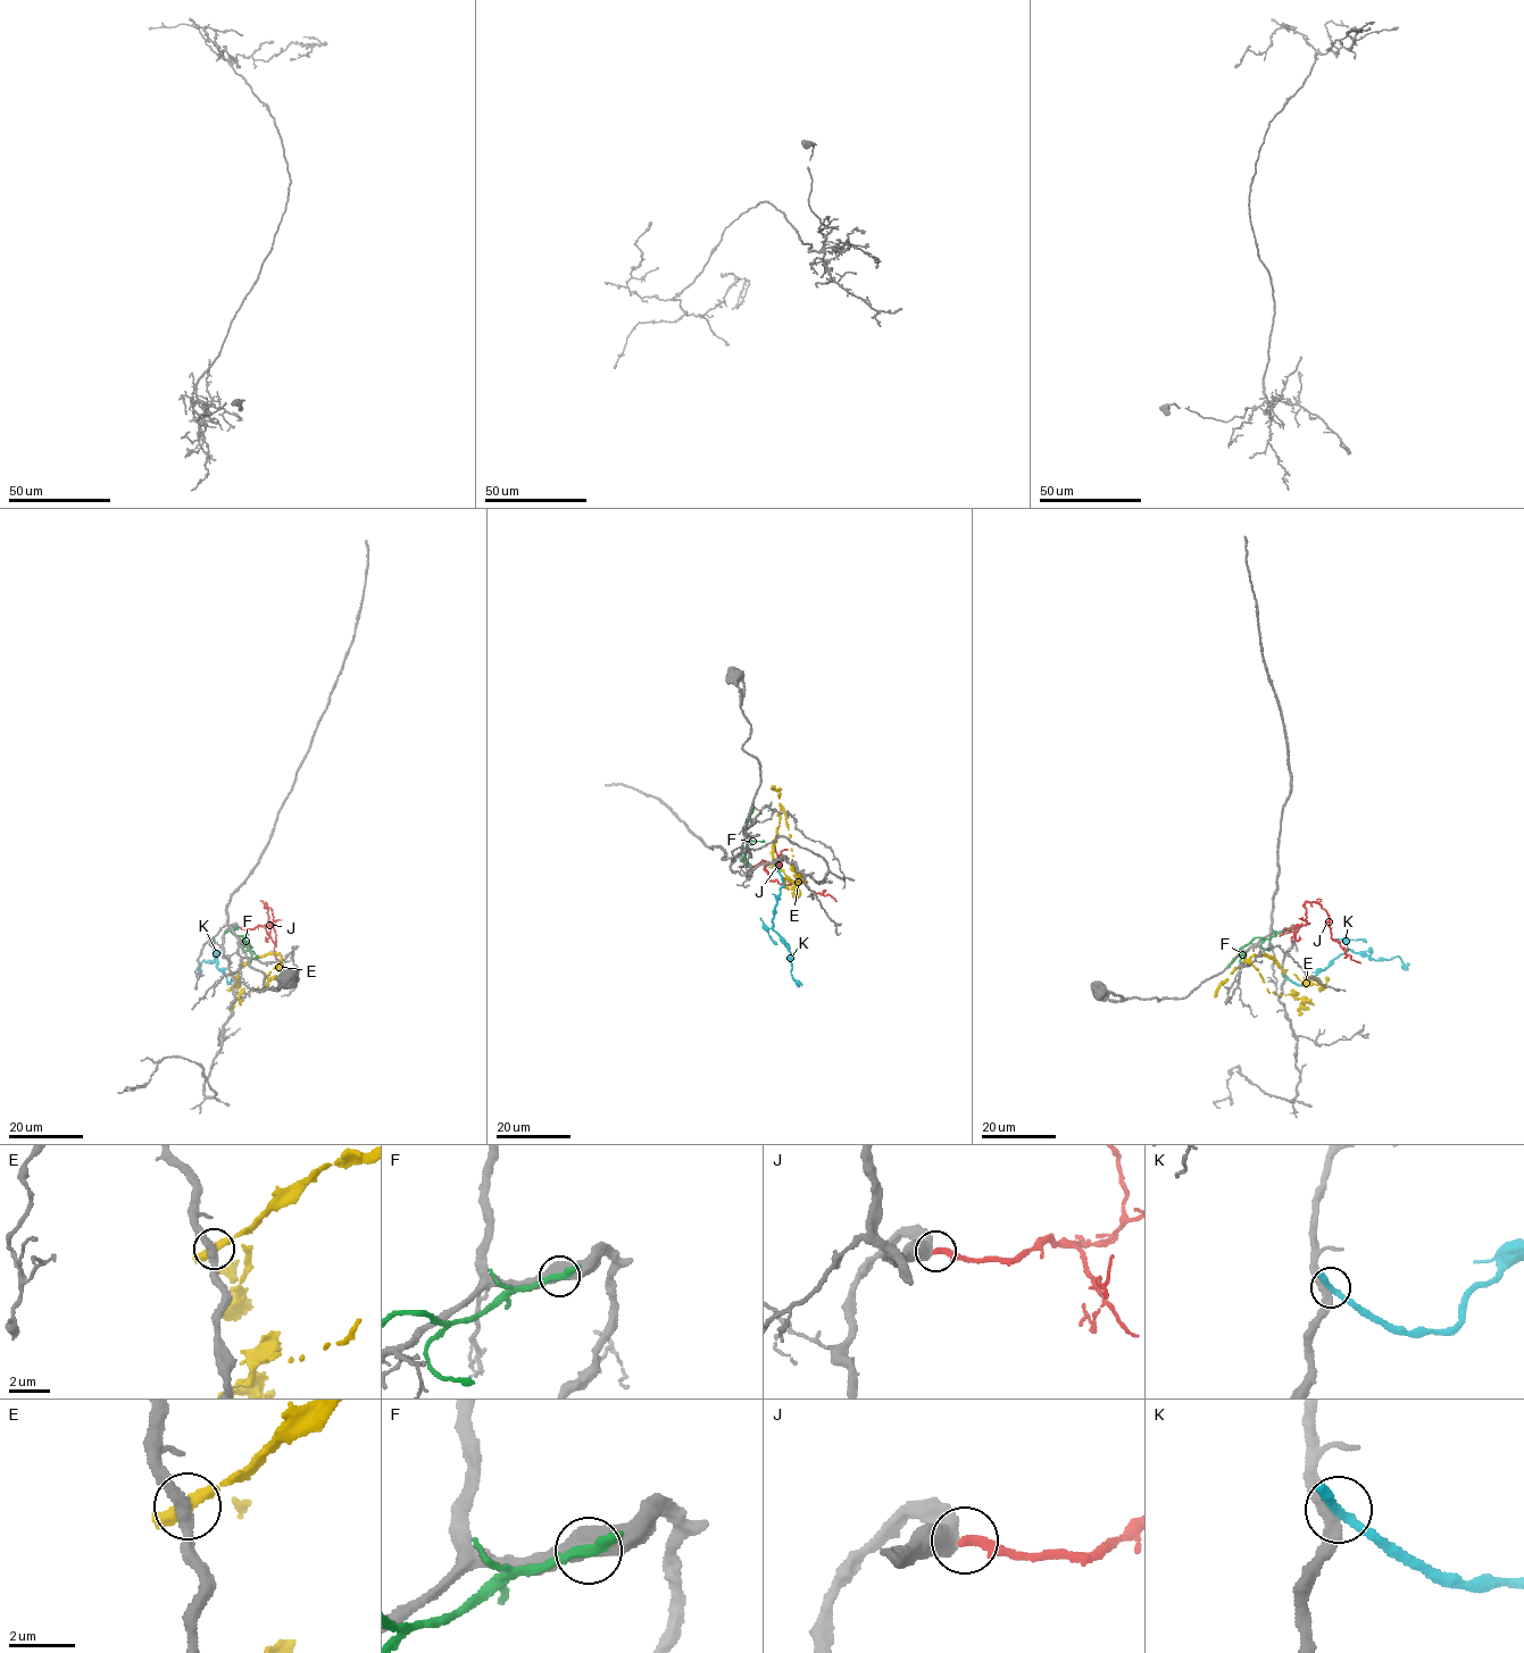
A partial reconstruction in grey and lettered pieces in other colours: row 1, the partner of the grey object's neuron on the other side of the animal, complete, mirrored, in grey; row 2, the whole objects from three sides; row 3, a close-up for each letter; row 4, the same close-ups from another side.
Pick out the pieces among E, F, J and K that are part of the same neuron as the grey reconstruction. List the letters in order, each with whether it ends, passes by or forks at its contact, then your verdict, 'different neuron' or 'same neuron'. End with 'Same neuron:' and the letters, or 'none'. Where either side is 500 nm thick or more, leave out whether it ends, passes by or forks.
E: it passes by; different neuron
F: different neuron
J: it ends; same neuron
K: it passes by; different neuron
Same neuron: J

